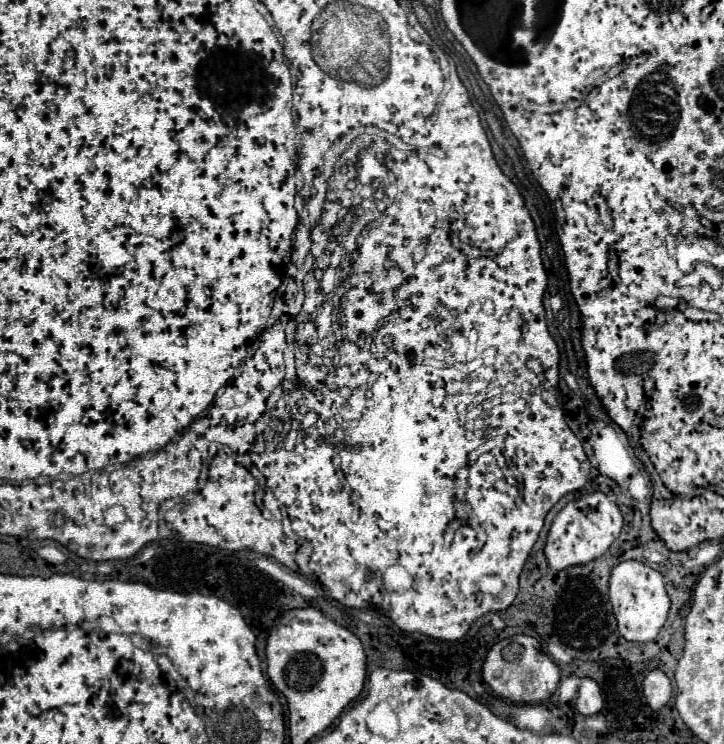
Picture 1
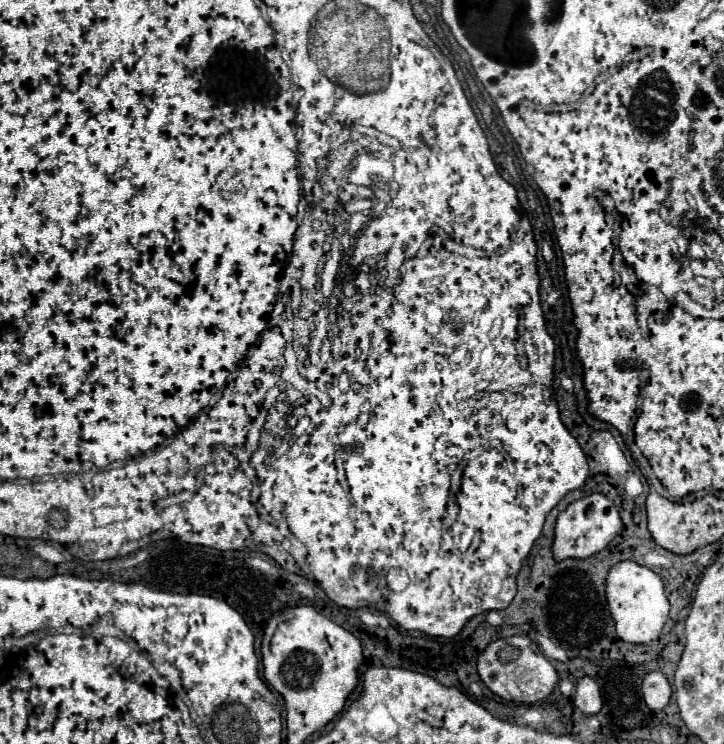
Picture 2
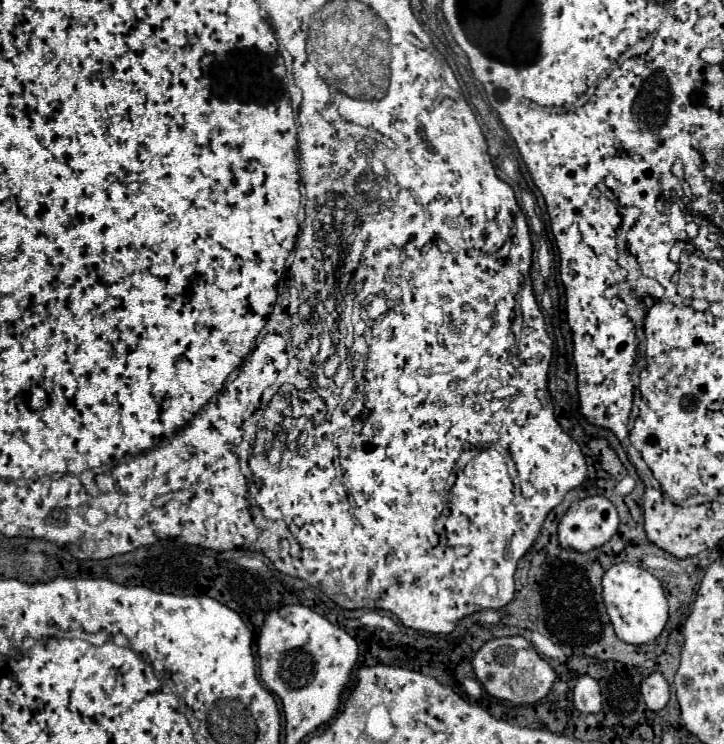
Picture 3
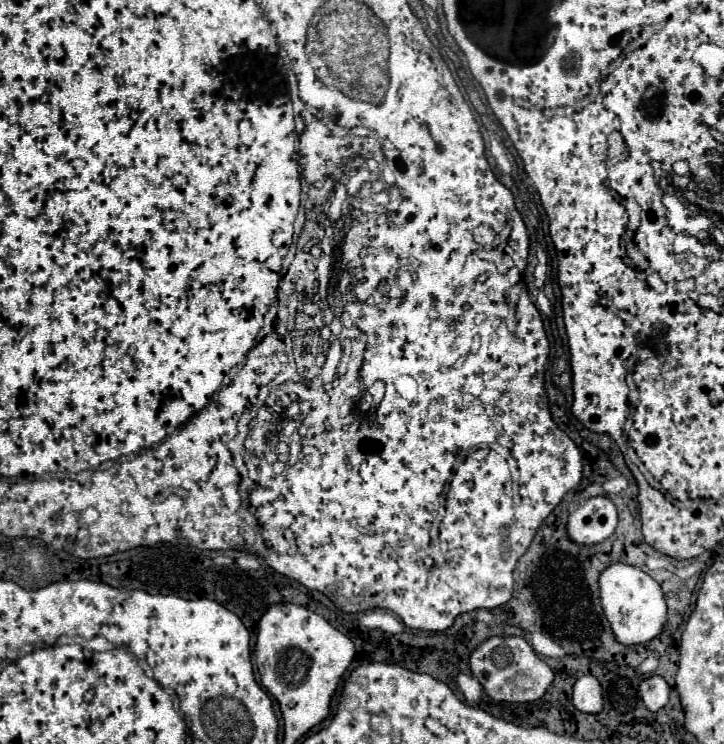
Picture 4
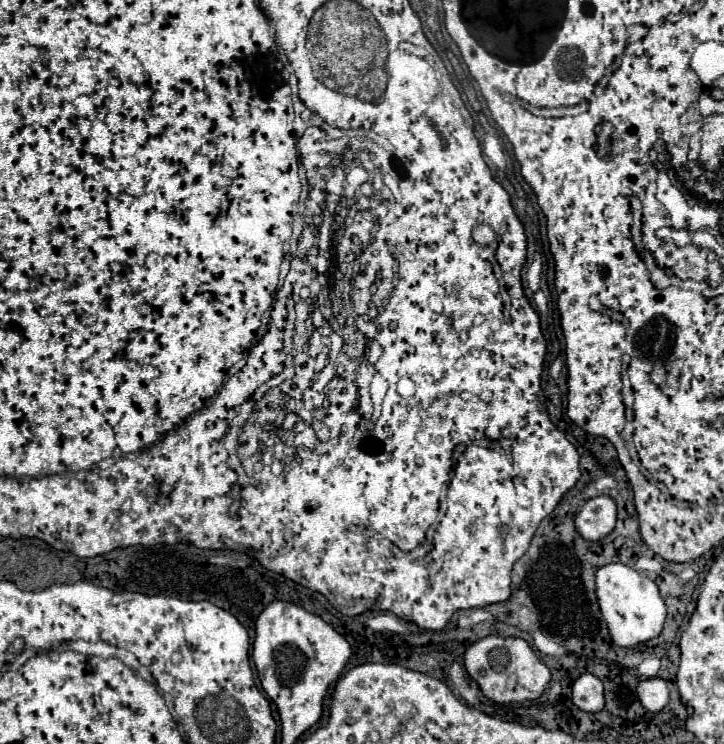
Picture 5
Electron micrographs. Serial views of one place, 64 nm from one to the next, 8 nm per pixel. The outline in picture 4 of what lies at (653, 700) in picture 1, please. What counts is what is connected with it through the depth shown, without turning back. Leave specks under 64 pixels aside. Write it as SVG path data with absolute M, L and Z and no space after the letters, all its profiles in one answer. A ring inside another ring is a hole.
M650 676L640 682L640 696L642 696L648 710L658 712L668 702L670 686L662 676Z

